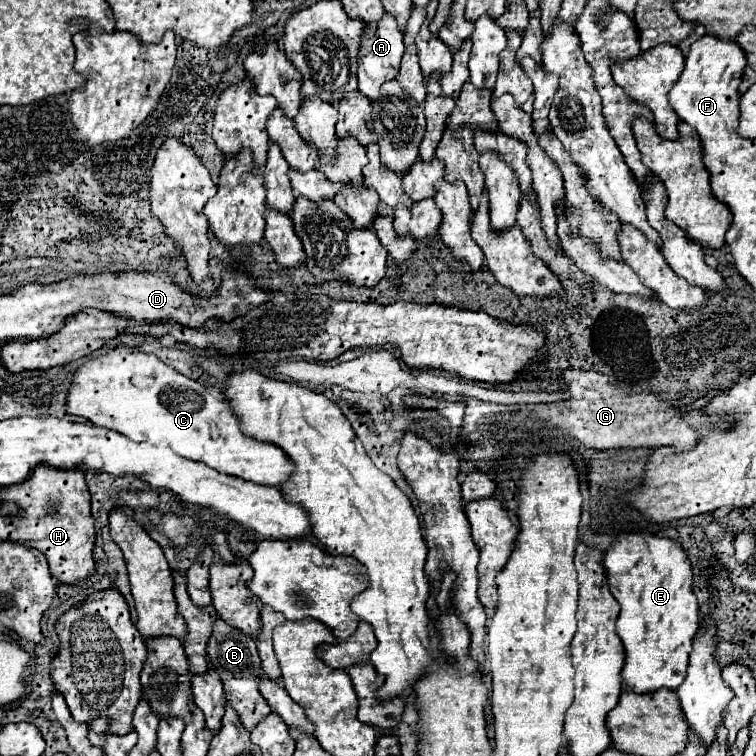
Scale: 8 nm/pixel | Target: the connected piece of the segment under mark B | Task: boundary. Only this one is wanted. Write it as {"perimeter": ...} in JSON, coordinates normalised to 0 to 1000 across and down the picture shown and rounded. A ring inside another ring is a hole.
{"perimeter":[[[287,817],[282,825],[282,836],[276,841],[276,849],[274,849],[274,870],[276,870],[276,878],[282,881],[282,886],[292,894],[298,921],[306,929],[306,934],[311,937],[311,942],[316,944],[321,960],[327,966],[335,966],[358,942],[358,937],[353,934],[351,923],[343,915],[345,873],[340,865],[337,847],[332,841],[321,839],[319,833],[303,828],[298,820]]]}

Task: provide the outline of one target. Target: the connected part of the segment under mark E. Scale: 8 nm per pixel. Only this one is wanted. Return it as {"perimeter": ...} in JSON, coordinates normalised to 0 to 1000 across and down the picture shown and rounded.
{"perimeter":[[[824,706],[816,712],[798,738],[808,786],[821,799],[816,817],[816,839],[827,854],[827,884],[821,889],[824,905],[840,915],[866,915],[872,910],[896,913],[909,894],[909,873],[914,849],[925,831],[925,796],[917,786],[914,743],[896,714],[856,706]]]}

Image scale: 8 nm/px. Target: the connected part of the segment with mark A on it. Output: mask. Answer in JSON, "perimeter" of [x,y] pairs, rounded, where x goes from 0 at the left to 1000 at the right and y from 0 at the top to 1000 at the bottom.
{"perimeter":[[[509,16],[501,32],[483,32],[480,34],[480,48],[475,58],[475,71],[472,71],[472,106],[475,106],[475,122],[480,122],[485,130],[496,132],[501,130],[501,116],[504,111],[520,106],[528,95],[528,82],[533,74],[533,42],[528,40],[522,24]]]}

